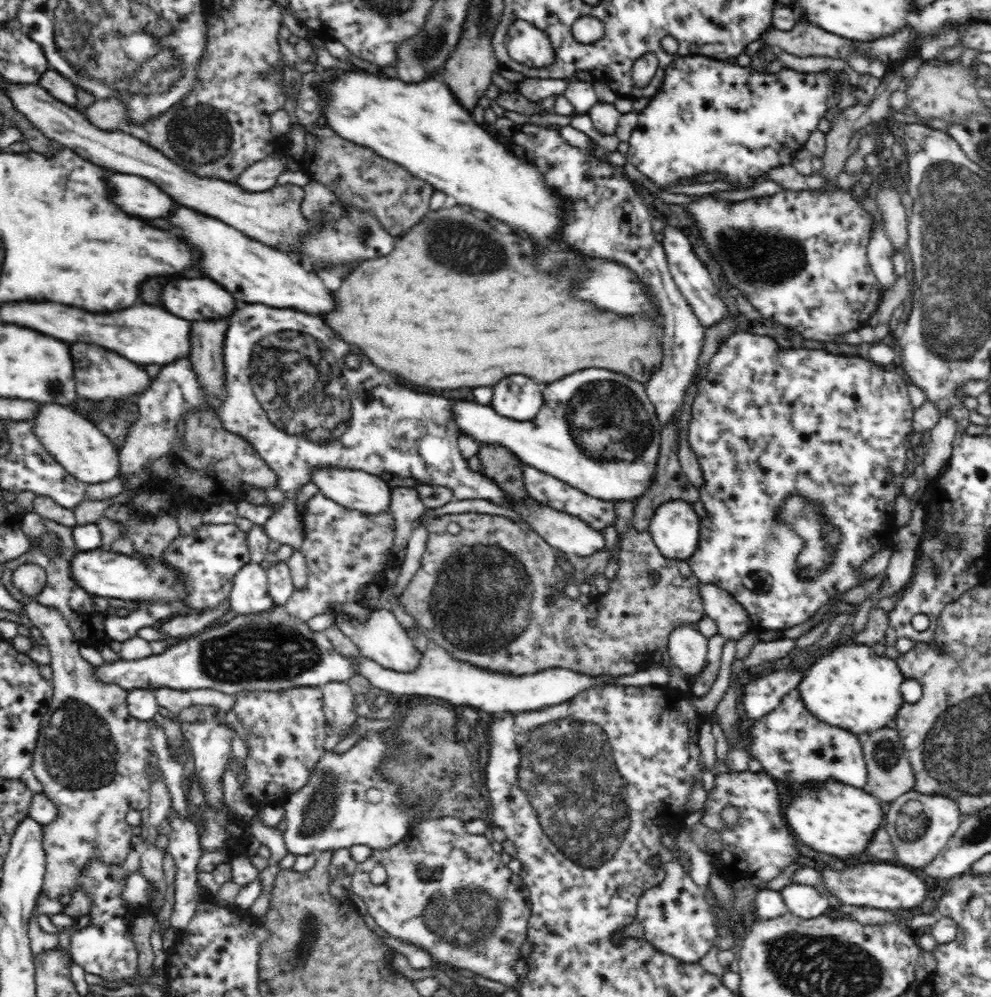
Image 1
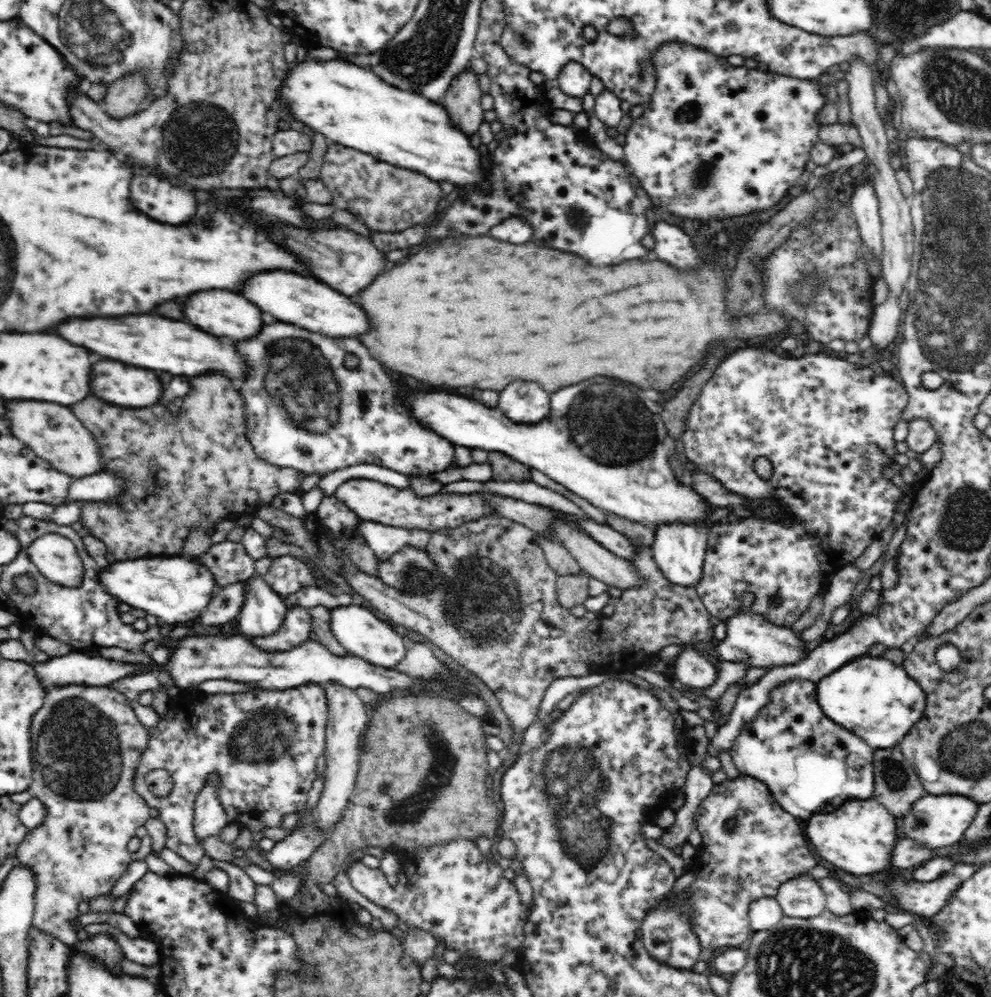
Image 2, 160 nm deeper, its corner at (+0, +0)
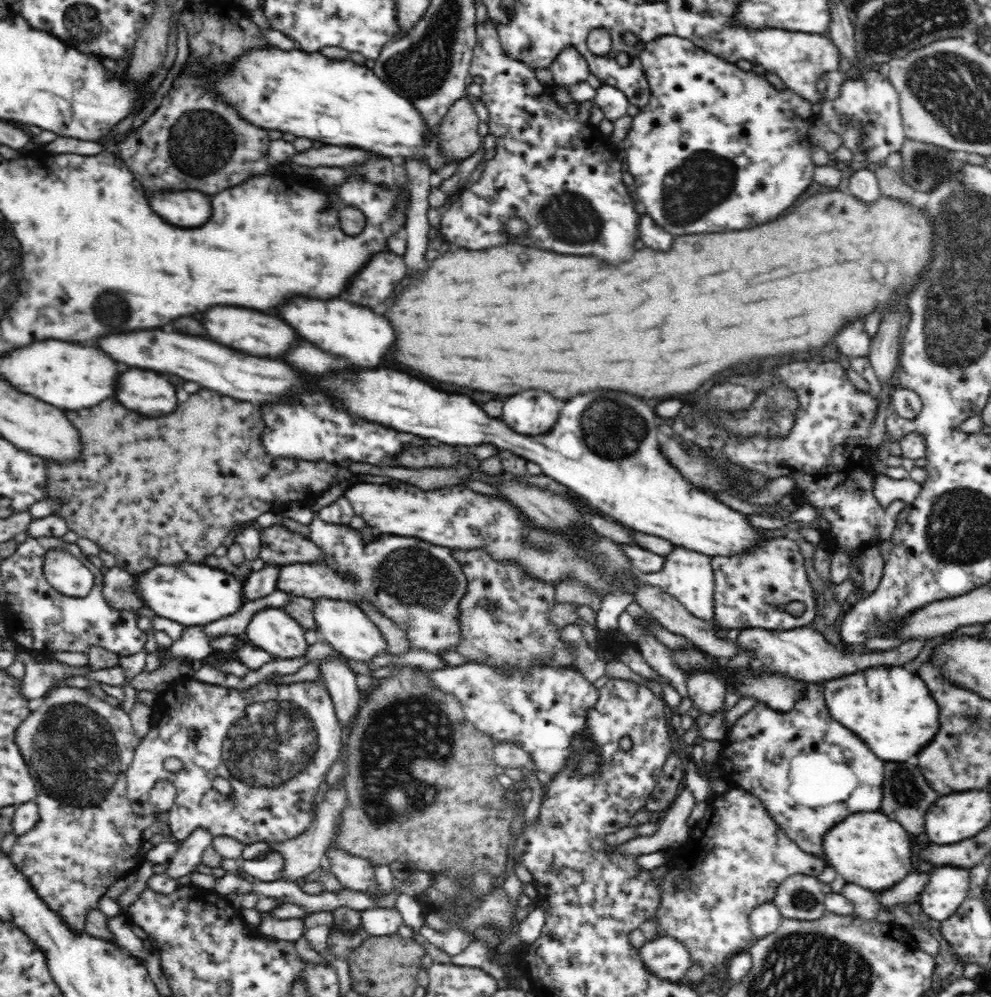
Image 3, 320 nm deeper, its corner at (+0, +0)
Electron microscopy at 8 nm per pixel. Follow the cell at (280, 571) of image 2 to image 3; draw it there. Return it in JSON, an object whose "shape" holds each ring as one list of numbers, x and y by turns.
{"shape":[[314,517,309,524,309,539,325,553,323,561,292,563,278,568,277,590,312,600,328,598,351,603,356,606,366,601,374,610,386,616,406,633,410,648,426,650,435,655,447,650,454,650,462,638,459,606,464,594,467,594,468,577,462,573,460,563,454,560,452,551,445,546,436,546,420,538,384,535,370,544,364,543,360,531,349,525,336,525]]}

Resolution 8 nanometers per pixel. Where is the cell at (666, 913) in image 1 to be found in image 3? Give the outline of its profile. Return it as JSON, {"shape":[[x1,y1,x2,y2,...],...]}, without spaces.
{"shape":[[667,934,657,935,639,948,644,966,660,980,684,981,684,974,693,962,689,950]]}

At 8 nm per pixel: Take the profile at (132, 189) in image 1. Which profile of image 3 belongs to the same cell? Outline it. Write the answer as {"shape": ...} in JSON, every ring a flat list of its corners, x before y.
{"shape":[[189,188,188,190,172,190,172,192,156,192,150,196,150,206,170,224,196,228,204,226,212,216,211,196]]}

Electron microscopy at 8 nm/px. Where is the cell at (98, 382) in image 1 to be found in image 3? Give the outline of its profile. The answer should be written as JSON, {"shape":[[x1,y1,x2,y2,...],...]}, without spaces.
{"shape":[[128,370,118,380,118,402,127,409,150,417,170,414,176,410,176,388,156,372]]}

